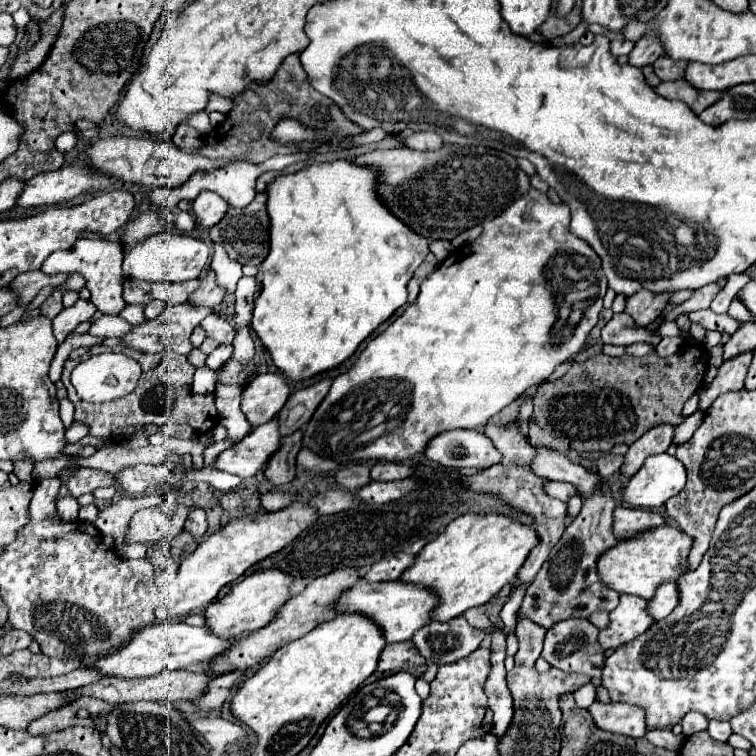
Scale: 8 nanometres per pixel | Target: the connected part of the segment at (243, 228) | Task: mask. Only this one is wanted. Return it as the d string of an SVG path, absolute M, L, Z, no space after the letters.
M252 200L242 210L230 208L226 216L214 228L210 228L210 238L214 244L220 244L232 260L258 266L268 254L268 226L270 224L266 220L266 200Z

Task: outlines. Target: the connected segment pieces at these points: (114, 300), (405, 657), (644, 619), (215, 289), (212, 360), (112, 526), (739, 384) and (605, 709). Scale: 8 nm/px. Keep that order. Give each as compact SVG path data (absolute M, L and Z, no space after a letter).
M82 238L78 240L72 250L56 251L52 256L46 258L46 262L42 264L42 270L46 274L58 274L64 273L78 273L84 276L86 286L88 288L94 288L94 294L90 296L90 302L104 314L112 314L116 316L118 310L122 310L124 306L124 300L122 300L122 246L120 242L112 242L112 240L106 240L106 238L98 238L98 240L92 240L92 238Z
M412 640L398 642L398 644L386 644L386 648L380 654L378 670L380 672L398 672L408 666L422 666L424 658L414 646Z
M626 594L620 598L618 608L610 612L610 626L600 630L598 634L598 640L602 642L604 650L614 650L634 640L654 624L654 618L650 616L646 606L648 600L640 596Z
M208 272L206 278L202 278L202 284L200 288L190 296L188 304L194 304L194 306L218 306L224 298L224 290L216 284L214 280L214 272Z
M218 346L218 348L208 356L206 366L212 368L212 370L218 370L218 368L222 368L222 364L230 358L230 354L232 354L232 346Z
M146 494L142 498L120 498L116 504L110 504L108 508L104 508L94 526L100 528L102 534L108 534L114 538L116 546L124 546L126 542L126 532L128 532L128 522L134 516L136 510L148 508L148 506L158 506L166 500L164 494Z
M742 352L730 360L726 360L716 378L708 384L708 390L700 396L700 410L708 410L708 406L724 392L730 392L730 390L740 390L744 388L744 380L746 380L746 374L748 374L748 366L752 362L752 352Z
M594 702L588 712L594 722L608 732L624 734L630 738L642 738L646 734L646 714L640 706L632 706L626 702Z

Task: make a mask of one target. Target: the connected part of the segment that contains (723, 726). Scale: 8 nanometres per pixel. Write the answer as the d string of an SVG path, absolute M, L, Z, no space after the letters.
M710 720L710 724L708 724L708 734L710 734L714 740L722 740L722 742L726 742L726 740L728 740L728 736L732 734L730 722Z

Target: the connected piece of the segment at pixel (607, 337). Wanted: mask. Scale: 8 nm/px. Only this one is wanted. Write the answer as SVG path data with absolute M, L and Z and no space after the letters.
M622 312L622 314L614 314L614 316L610 318L610 322L602 328L602 342L604 342L604 344L618 344L618 346L630 346L630 344L634 344L634 342L650 342L650 344L655 347L656 344L660 342L660 335L654 334L653 331L649 334L648 328L636 326L634 320L630 318L630 314Z

